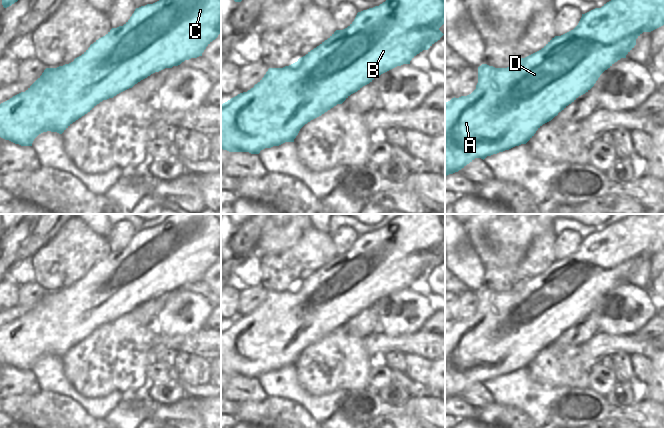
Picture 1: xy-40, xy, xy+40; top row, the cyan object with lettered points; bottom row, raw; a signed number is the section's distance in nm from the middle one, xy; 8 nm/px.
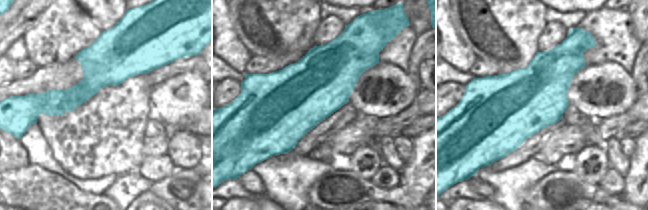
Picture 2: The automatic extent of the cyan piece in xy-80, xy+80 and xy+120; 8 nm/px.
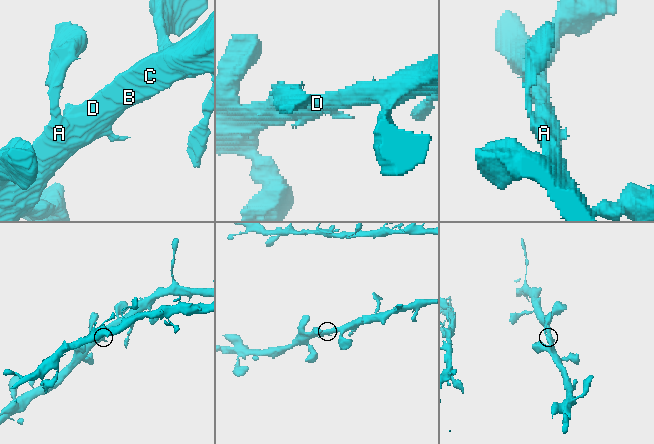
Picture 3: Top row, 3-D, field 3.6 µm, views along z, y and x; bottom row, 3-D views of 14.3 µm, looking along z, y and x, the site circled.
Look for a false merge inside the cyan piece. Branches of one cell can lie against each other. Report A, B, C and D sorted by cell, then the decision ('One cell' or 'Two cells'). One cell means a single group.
Groups: A B C D. One cell.

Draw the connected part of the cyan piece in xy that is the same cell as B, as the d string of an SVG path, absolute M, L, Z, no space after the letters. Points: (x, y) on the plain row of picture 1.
M402 214L391 220L379 230L358 236L354 245L343 254L336 254L327 264L308 276L297 286L283 292L269 292L264 301L247 316L238 318L221 329L221 373L229 376L249 376L259 378L265 372L294 366L300 353L311 344L321 340L337 328L342 328L351 318L372 306L377 300L410 285L423 274L428 274L444 259L439 252L445 248L445 214Z

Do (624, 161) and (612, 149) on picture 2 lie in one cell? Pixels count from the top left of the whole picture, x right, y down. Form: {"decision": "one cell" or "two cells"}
{"decision": "one cell"}

